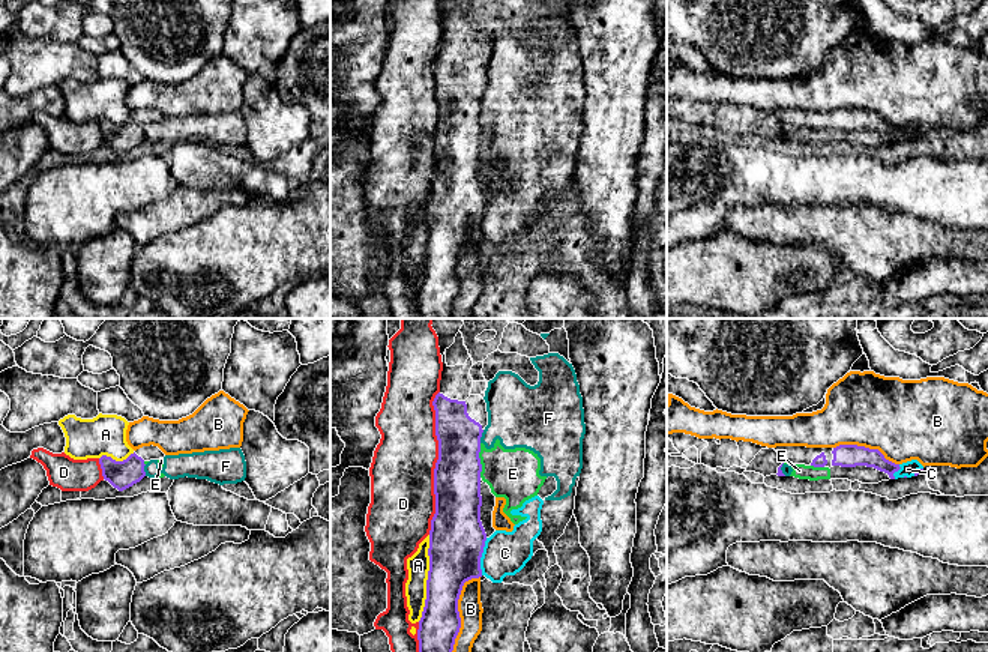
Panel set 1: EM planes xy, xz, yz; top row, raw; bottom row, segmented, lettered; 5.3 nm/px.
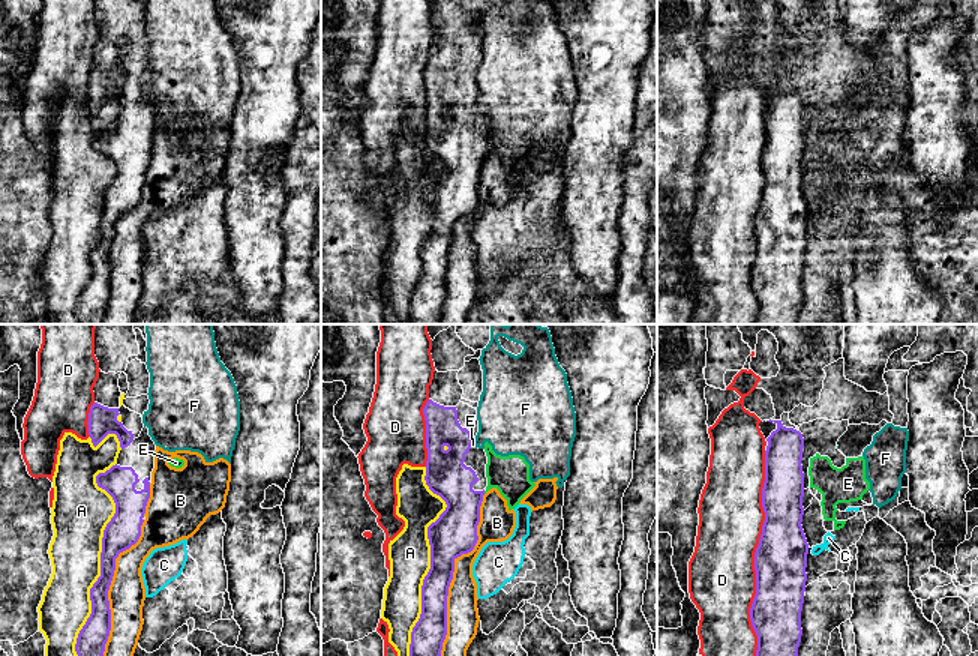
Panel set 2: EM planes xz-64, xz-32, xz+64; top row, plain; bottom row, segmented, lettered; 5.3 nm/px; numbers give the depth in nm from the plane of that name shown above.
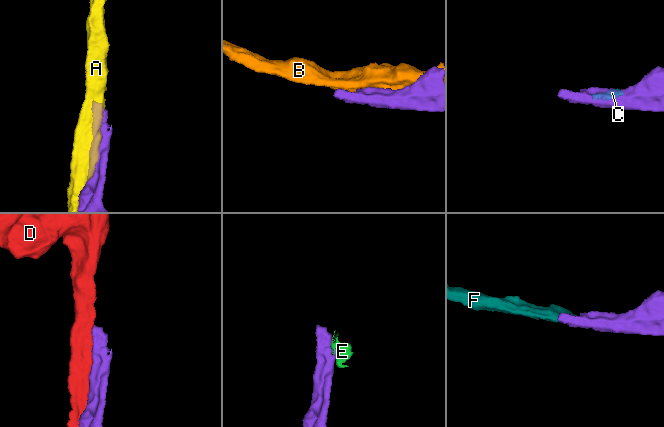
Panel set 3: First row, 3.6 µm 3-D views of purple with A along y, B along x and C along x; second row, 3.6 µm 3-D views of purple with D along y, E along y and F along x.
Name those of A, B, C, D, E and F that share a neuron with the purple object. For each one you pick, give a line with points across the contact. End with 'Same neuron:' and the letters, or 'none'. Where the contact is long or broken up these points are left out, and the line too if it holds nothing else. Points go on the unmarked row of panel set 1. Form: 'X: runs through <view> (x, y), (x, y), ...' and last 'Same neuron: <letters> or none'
Same neuron: none

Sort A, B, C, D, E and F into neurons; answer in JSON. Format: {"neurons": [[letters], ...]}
{"neurons": [["A"], ["B"], ["C", "E", "F"], ["D"]]}

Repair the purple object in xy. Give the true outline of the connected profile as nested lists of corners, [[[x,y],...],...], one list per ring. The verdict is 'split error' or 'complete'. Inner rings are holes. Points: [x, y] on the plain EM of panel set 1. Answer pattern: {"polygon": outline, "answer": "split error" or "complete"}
{"polygon": [[[150,108],[134,114],[123,125],[116,125],[111,120],[102,119],[99,122],[99,128],[104,143],[119,155],[123,155],[146,140],[146,125],[159,123],[164,120],[165,117],[158,110]]], "answer": "split error"}

